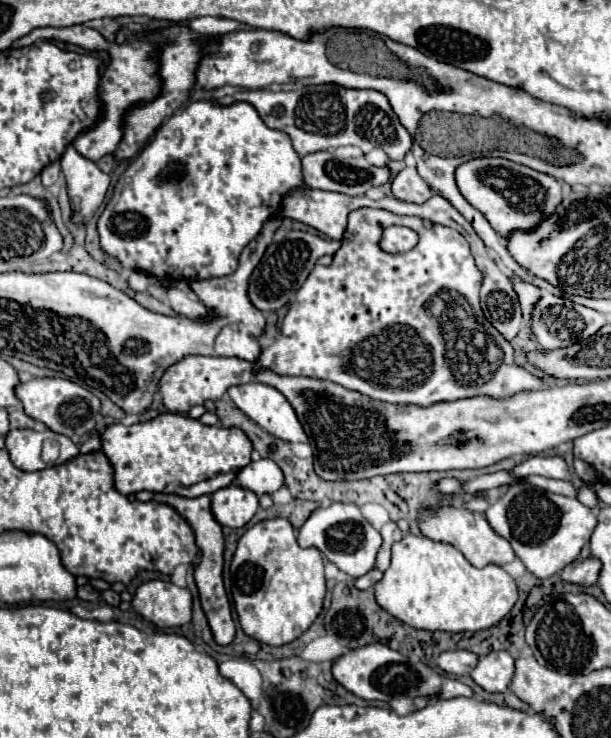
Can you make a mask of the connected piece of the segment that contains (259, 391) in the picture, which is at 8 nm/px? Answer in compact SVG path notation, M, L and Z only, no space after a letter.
M252 381L248 385L230 387L228 395L242 413L246 413L270 435L288 443L308 441L302 425L298 423L298 417L294 415L294 409L290 403L286 403L286 397L280 391L274 391L274 387Z

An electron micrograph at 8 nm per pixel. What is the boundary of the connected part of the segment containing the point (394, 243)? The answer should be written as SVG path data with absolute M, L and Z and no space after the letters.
M388 227L382 235L382 249L390 253L404 253L416 247L418 233L408 227Z

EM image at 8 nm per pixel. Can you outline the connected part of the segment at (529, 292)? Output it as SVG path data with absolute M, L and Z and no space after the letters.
M518 281L518 283L514 285L514 289L516 289L518 297L520 297L520 305L522 305L522 311L524 311L524 319L528 321L528 319L530 319L530 311L532 311L534 303L536 303L538 297L540 297L540 291L538 291L538 287L528 285L528 283L522 283L522 281Z

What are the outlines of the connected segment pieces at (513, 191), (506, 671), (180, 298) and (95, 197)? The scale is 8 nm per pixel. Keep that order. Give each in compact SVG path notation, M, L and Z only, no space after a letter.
M482 157L462 163L456 171L456 183L466 201L476 207L502 237L508 237L514 229L526 231L534 227L534 223L546 219L546 215L550 215L550 211L554 211L554 207L562 201L560 183L552 175L534 171L508 159Z
M492 651L488 655L482 655L476 667L470 671L474 683L490 693L502 693L504 689L508 689L512 675L512 655L506 651Z
M174 287L166 289L166 301L176 313L190 317L190 319L198 319L198 317L204 317L208 313L208 309L202 303L188 299L188 295L184 291L174 289Z
M72 143L66 147L60 165L68 183L74 221L92 217L106 197L106 191L110 187L110 177L104 171L100 171L96 163L82 157L72 147Z

